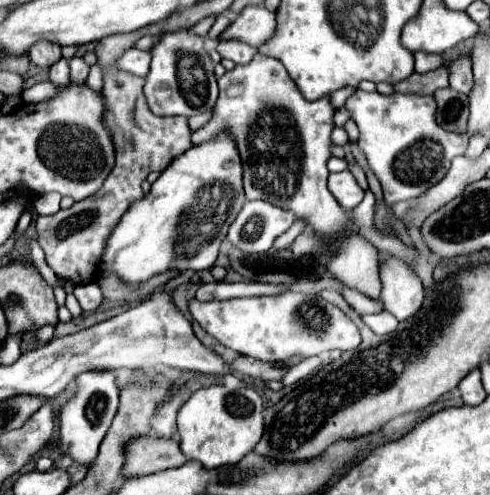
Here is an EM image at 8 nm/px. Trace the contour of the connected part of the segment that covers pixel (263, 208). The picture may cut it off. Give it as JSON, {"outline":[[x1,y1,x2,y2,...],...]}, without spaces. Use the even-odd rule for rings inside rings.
{"outline":[[265,200,245,202,243,210,229,228,227,240,247,254,267,252,295,220,293,212,267,204]]}

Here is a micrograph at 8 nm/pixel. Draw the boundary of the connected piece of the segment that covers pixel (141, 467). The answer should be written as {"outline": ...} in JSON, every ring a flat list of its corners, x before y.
{"outline":[[149,436,135,438,127,446,125,454,127,454,123,466,125,476,153,474,159,470,183,466,187,462,187,456,181,452,175,440,163,440,163,438,149,440]]}

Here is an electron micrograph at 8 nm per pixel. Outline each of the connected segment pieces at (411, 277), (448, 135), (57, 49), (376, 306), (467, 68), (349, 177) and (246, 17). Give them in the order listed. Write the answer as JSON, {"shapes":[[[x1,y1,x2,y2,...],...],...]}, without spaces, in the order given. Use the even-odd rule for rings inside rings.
{"shapes":[[[389,258,381,264,381,302,397,320,409,320,423,306,421,280,399,258]],[[357,90,345,102,345,108,359,128,357,144,379,178,383,200,389,208,395,202,419,198,421,192,427,192,427,188,435,186,447,174,447,168,455,156,463,156,467,152,467,134,447,132,435,122,437,104,433,96,401,92,383,96,379,92]],[[37,42,35,46,31,46,27,54,35,66,51,68,51,64,55,64,61,58,61,46,51,44,51,42]],[[351,288,343,290,343,298,347,300,347,304,359,312,359,314,367,314,367,312,381,312,383,304,379,300,369,300,369,296,363,296]],[[461,54,449,62,449,86,453,90,459,90,463,94,469,94,473,84,471,74,471,58,467,54]],[[349,170,329,174,329,190,343,210,353,210,365,196,365,190,357,184,357,180]],[[251,4,241,10,235,22,221,34,221,38,235,38,259,48,275,30,275,14,261,4]]]}

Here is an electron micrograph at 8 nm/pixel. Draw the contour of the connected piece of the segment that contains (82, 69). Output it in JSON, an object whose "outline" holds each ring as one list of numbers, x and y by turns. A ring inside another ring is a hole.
{"outline":[[71,58,69,60,69,66,71,66,71,78,79,84,83,84,87,80,87,74,89,74,89,64,83,60,83,58]]}

